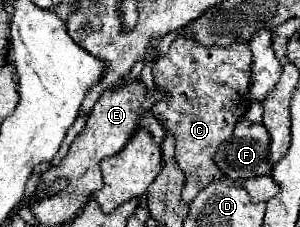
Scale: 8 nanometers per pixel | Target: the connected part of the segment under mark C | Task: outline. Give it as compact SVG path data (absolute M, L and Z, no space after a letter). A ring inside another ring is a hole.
M179 36L173 40L169 52L153 64L155 86L161 90L163 98L159 102L155 102L151 112L161 122L165 132L171 132L175 138L175 160L185 174L185 186L181 192L183 202L191 204L193 198L197 196L197 192L203 190L203 186L207 186L223 176L221 170L215 166L213 158L215 158L217 146L223 140L231 138L235 122L247 112L247 108L251 104L249 76L251 76L251 50L247 44L233 44L229 48L219 48L219 46L207 48L207 46L195 44L189 38Z

